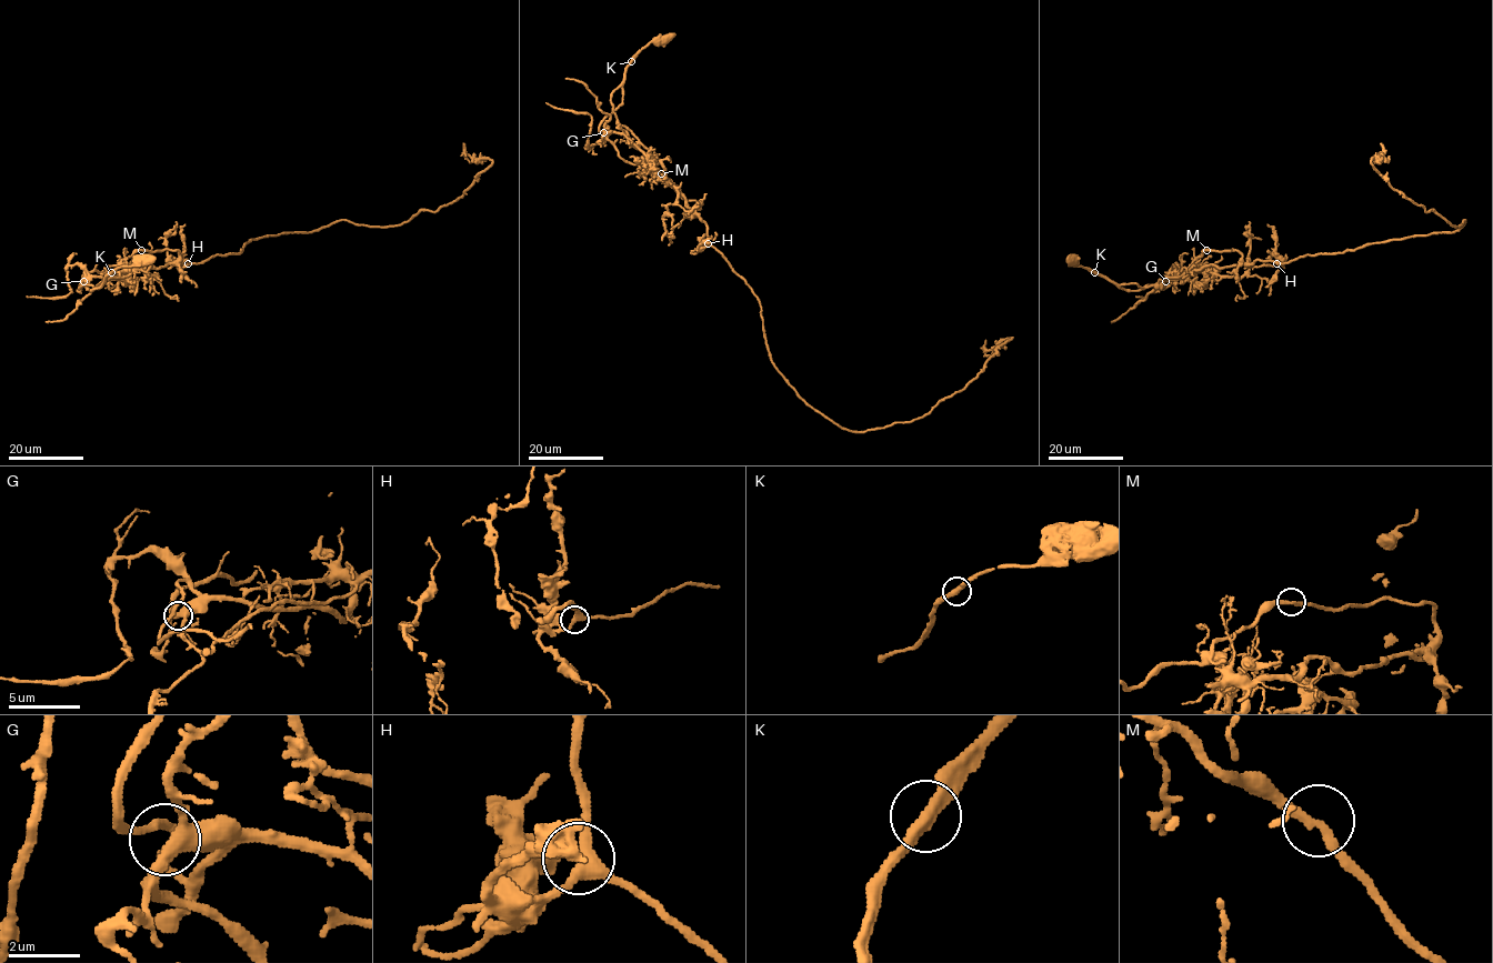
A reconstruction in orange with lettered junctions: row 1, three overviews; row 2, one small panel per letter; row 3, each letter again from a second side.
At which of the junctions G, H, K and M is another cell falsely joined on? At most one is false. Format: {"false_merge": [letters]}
{"false_merge": ["K"]}

